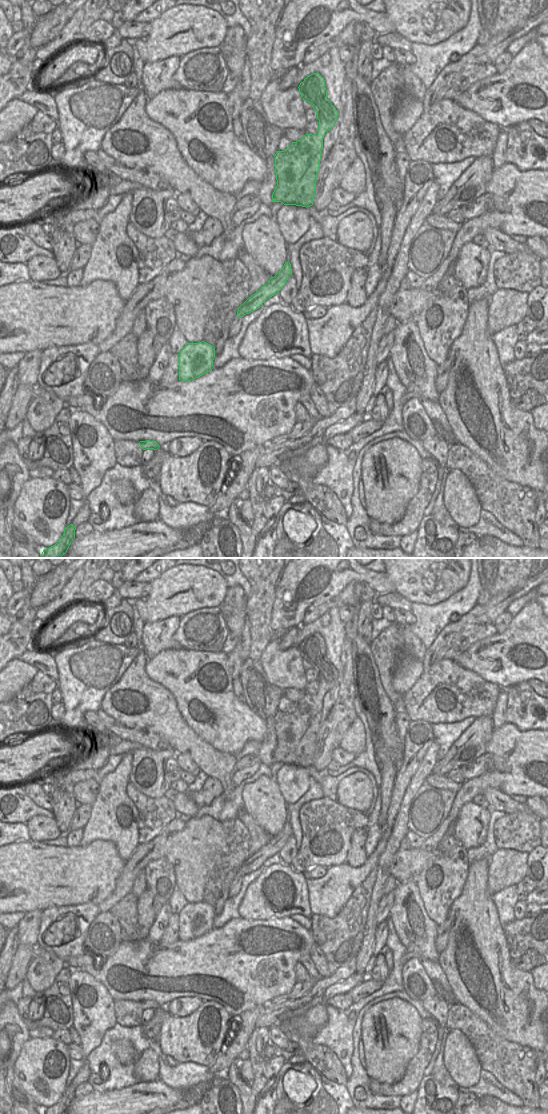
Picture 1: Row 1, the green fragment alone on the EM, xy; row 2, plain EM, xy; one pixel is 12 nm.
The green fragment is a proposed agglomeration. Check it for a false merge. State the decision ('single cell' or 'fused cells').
fused cells

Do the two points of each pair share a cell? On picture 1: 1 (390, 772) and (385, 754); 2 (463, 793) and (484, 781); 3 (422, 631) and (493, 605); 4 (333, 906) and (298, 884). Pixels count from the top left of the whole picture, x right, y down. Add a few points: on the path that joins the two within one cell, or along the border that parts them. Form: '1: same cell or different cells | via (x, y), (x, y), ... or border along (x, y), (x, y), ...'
1: different cells | border along (396, 766), (391, 761), (385, 761), (380, 771)
2: same cell | via (468, 791), (479, 784)
3: different cells | border along (451, 622), (434, 639)
4: different cells | border along (306, 879), (308, 904), (312, 913)

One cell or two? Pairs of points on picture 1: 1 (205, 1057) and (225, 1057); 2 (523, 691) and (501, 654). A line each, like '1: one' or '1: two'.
1: two
2: two

